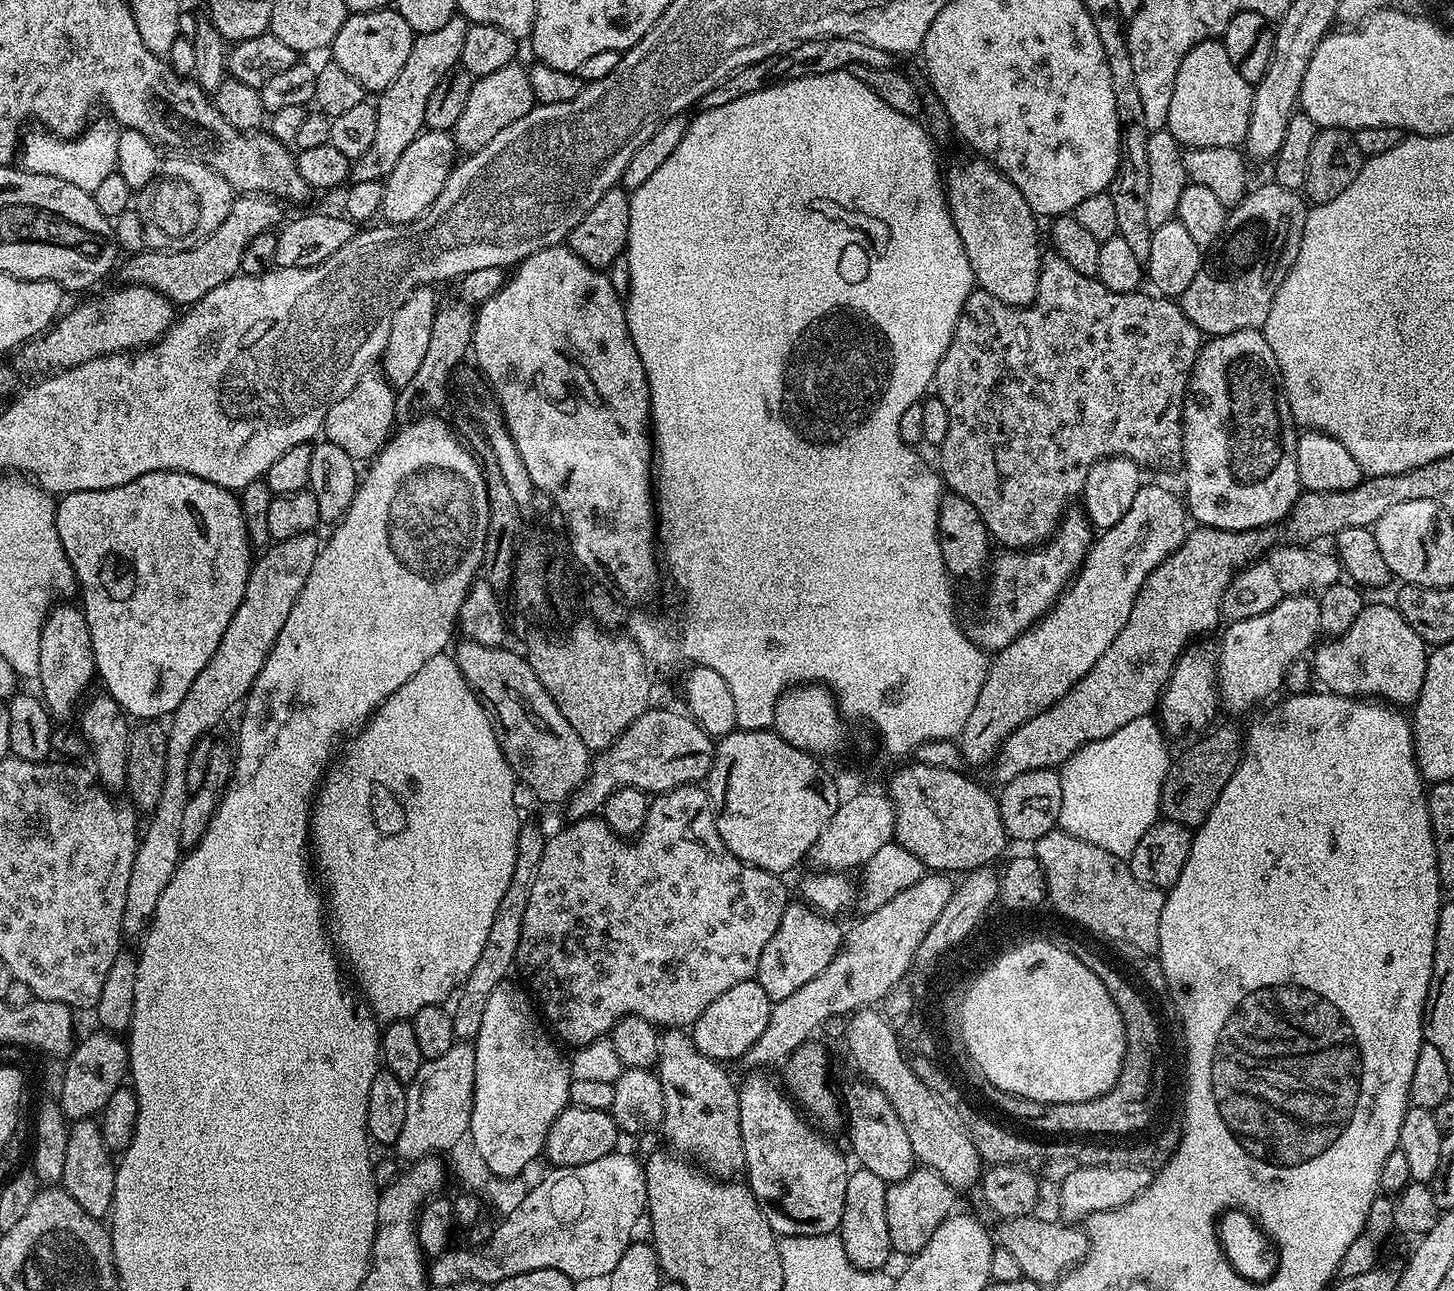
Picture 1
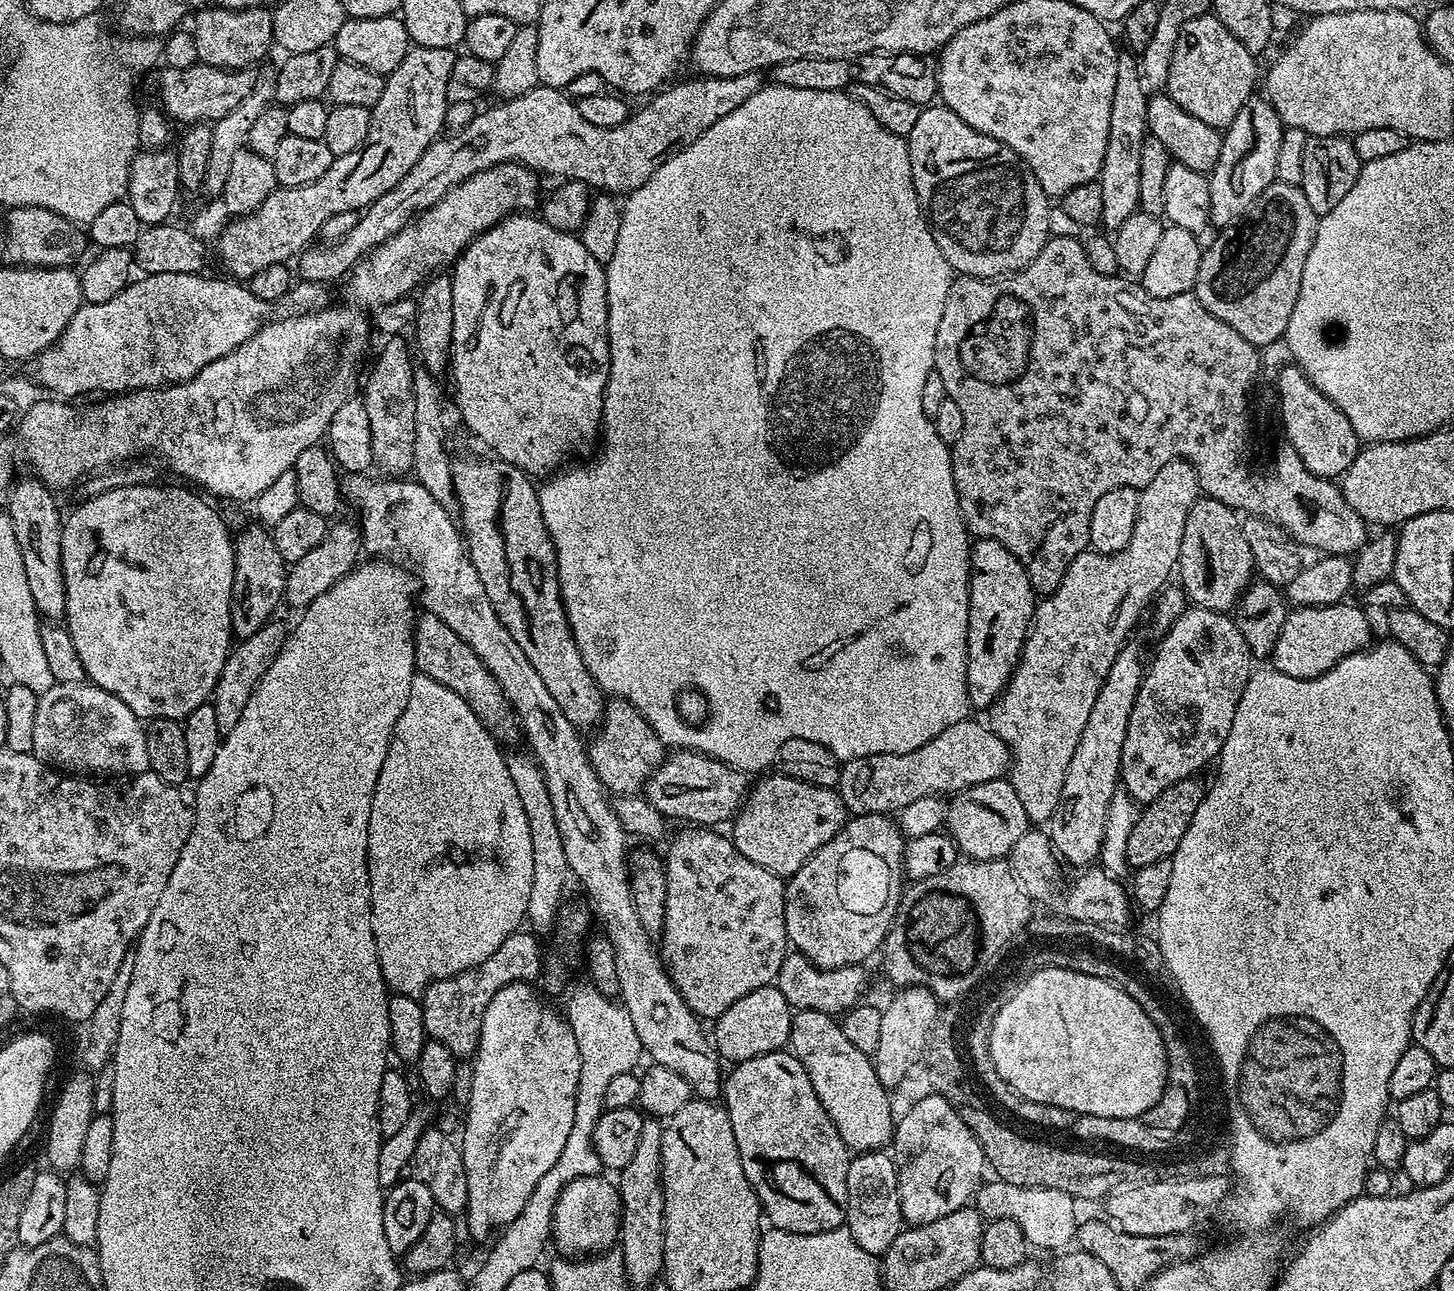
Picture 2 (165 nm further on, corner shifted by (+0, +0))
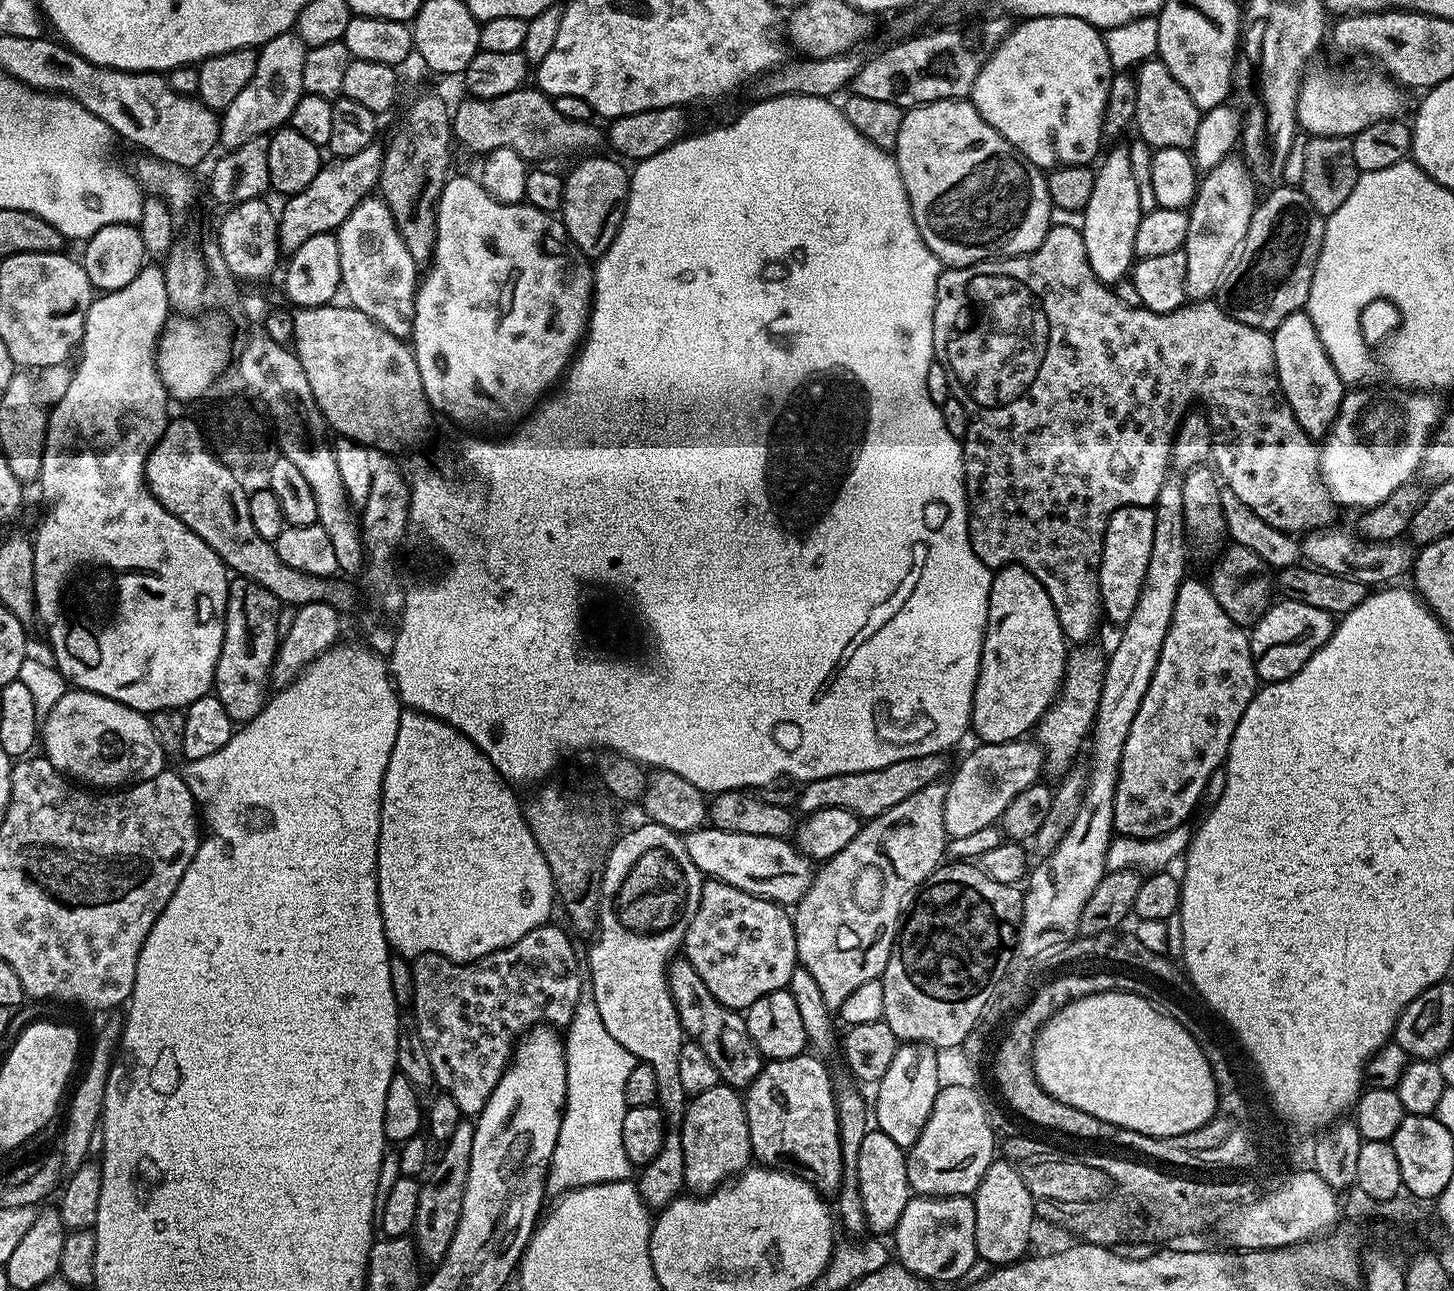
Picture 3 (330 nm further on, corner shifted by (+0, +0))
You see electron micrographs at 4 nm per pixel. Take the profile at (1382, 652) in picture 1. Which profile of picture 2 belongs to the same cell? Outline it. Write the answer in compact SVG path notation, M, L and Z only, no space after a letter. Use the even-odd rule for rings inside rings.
M1348 603L1327 604L1317 608L1297 607L1289 611L1270 657L1271 667L1275 671L1285 672L1290 678L1309 680L1318 678L1342 662L1342 658L1369 647L1374 640L1372 624L1367 616L1369 613L1363 607L1355 608Z

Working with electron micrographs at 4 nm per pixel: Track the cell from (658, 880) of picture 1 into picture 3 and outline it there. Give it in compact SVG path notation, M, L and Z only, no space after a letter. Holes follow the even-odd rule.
M705 879L700 905L686 930L682 956L694 966L694 970L698 970L698 978L706 982L706 990L710 990L724 1008L747 1010L766 994L785 991L790 974L794 974L798 966L796 935L789 909L773 900L736 889L724 881Z

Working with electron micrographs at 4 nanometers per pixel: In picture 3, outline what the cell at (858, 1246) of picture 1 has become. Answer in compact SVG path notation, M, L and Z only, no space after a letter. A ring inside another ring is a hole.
M869 1130L866 1138L862 1138L862 1147L858 1149L858 1186L862 1194L862 1210L864 1211L864 1222L869 1229L873 1228L873 1233L891 1233L896 1227L898 1218L902 1218L902 1210L906 1210L910 1199L910 1189L908 1187L908 1175L906 1174L906 1162L908 1161L905 1149L898 1146L898 1142L886 1138L878 1130Z

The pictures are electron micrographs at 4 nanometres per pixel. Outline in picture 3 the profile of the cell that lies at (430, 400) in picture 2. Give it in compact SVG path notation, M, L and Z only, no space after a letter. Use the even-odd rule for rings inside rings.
M382 198L358 202L358 206L350 210L346 222L340 224L335 237L341 258L340 282L343 295L348 295L347 303L362 310L366 318L378 322L382 330L390 330L390 334L401 338L411 337L418 266L414 258L410 258L410 250L406 250L402 234L398 234L398 226L387 202Z

